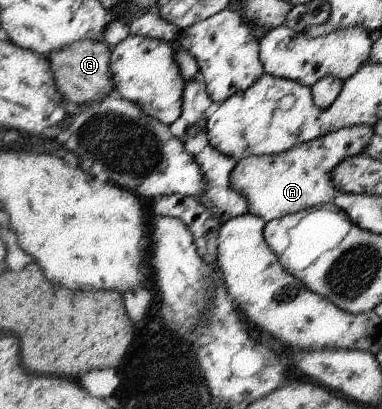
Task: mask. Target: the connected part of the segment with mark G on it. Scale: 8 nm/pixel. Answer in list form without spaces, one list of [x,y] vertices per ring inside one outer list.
[[[104,39],[80,40],[66,50],[57,52],[50,57],[52,71],[57,87],[66,100],[84,106],[103,101],[110,93],[114,93],[115,84],[110,74],[112,48]]]

